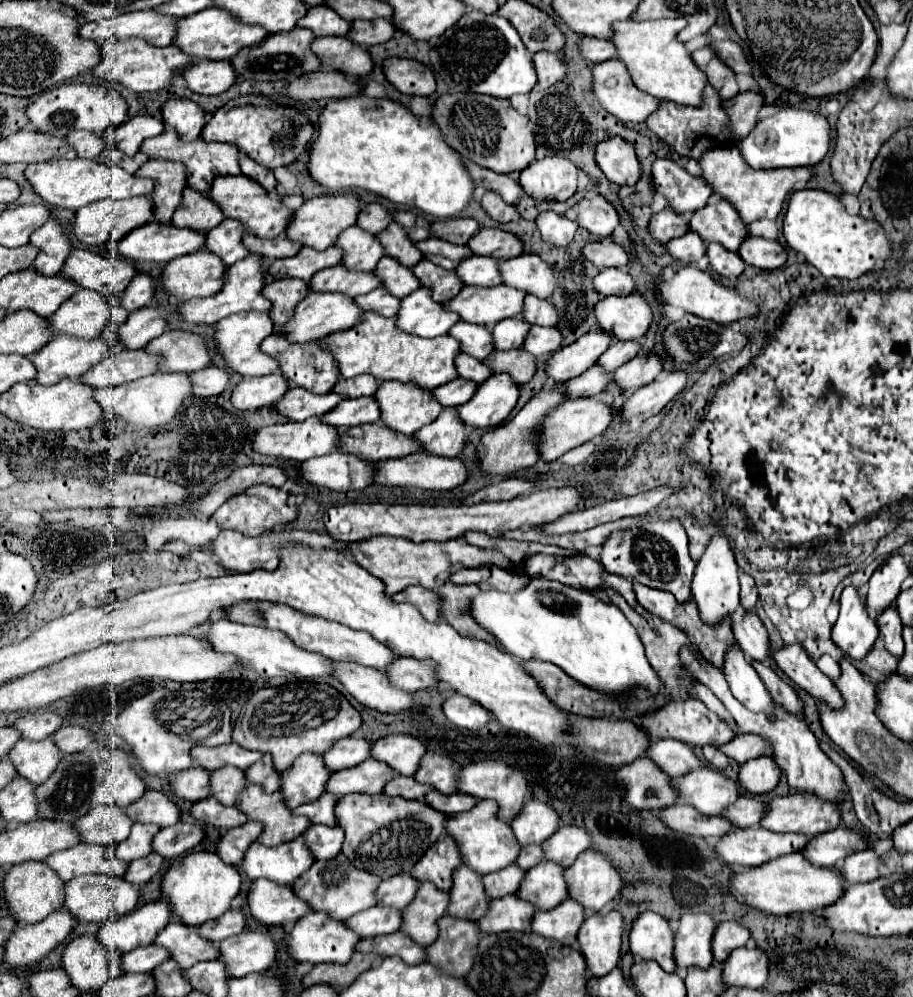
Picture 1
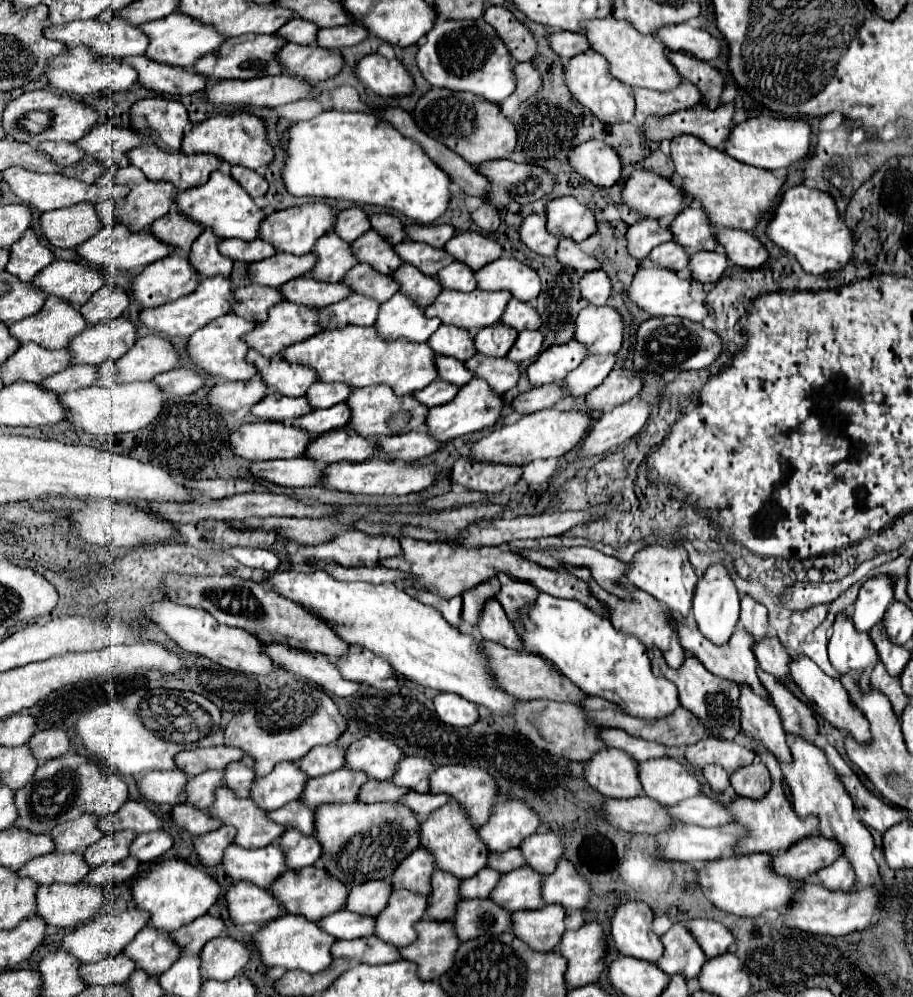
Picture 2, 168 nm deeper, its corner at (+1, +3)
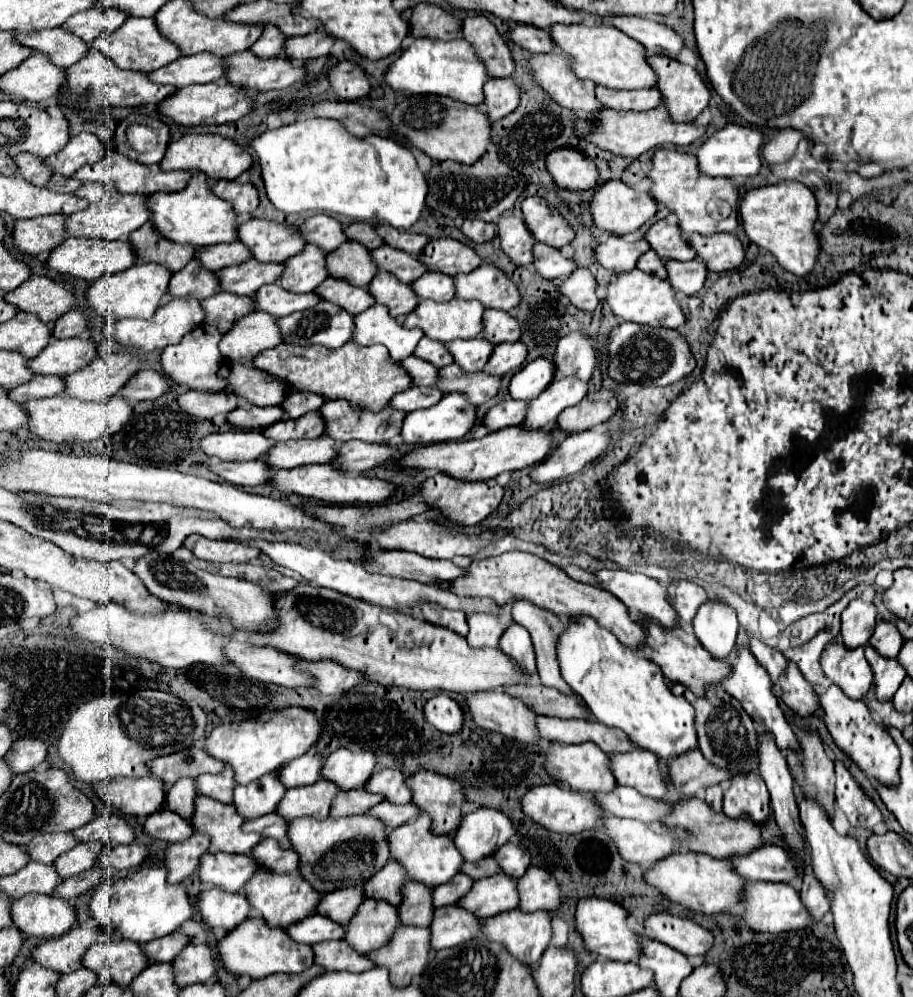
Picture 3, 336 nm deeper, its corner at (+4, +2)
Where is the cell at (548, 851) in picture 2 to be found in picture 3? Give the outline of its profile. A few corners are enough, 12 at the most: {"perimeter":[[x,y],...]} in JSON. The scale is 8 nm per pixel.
{"perimeter":[[516,843],[494,853],[500,869],[514,879],[530,867],[530,855]]}

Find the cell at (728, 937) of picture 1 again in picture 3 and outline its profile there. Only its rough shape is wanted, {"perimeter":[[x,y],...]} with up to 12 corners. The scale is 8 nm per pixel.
{"perimeter":[[656,913],[640,935],[706,955],[714,935],[692,919]]}

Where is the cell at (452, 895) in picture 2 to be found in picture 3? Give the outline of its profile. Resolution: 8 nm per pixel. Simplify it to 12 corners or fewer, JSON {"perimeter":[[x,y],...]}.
{"perimeter":[[404,883],[402,925],[430,927],[432,887]]}

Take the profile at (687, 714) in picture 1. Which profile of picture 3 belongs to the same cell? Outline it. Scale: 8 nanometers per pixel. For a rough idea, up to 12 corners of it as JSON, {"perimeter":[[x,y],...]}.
{"perimeter":[[540,683],[506,693],[524,699],[538,715],[594,719],[576,695]]}

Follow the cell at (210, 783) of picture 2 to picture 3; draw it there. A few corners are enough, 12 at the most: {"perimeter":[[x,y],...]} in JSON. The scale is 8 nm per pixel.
{"perimeter":[[180,779],[168,789],[168,809],[194,815],[196,781]]}

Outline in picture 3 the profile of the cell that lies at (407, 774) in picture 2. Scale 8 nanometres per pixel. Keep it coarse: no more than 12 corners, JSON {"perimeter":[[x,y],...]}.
{"perimeter":[[402,769],[376,771],[364,789],[392,803],[410,803]]}

